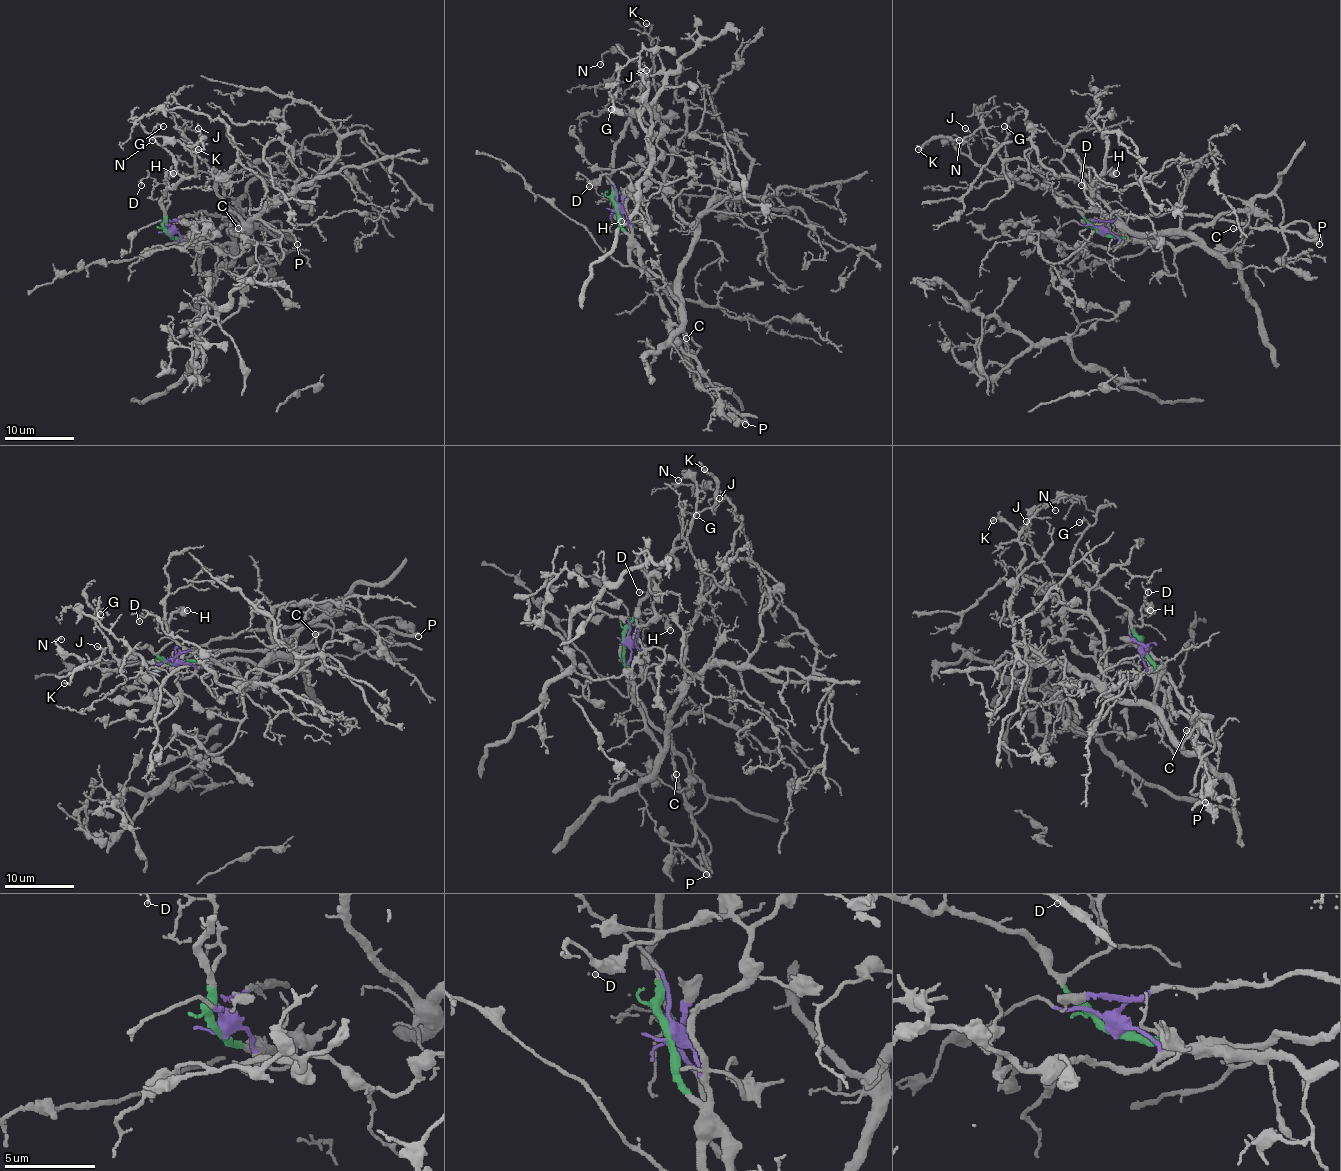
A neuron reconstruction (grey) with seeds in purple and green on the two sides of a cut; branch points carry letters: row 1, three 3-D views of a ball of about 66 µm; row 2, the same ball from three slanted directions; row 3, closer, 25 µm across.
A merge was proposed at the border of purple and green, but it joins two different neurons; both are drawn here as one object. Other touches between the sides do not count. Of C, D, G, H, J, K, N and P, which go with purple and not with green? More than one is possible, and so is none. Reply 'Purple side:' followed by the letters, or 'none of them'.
Purple side: C, P

